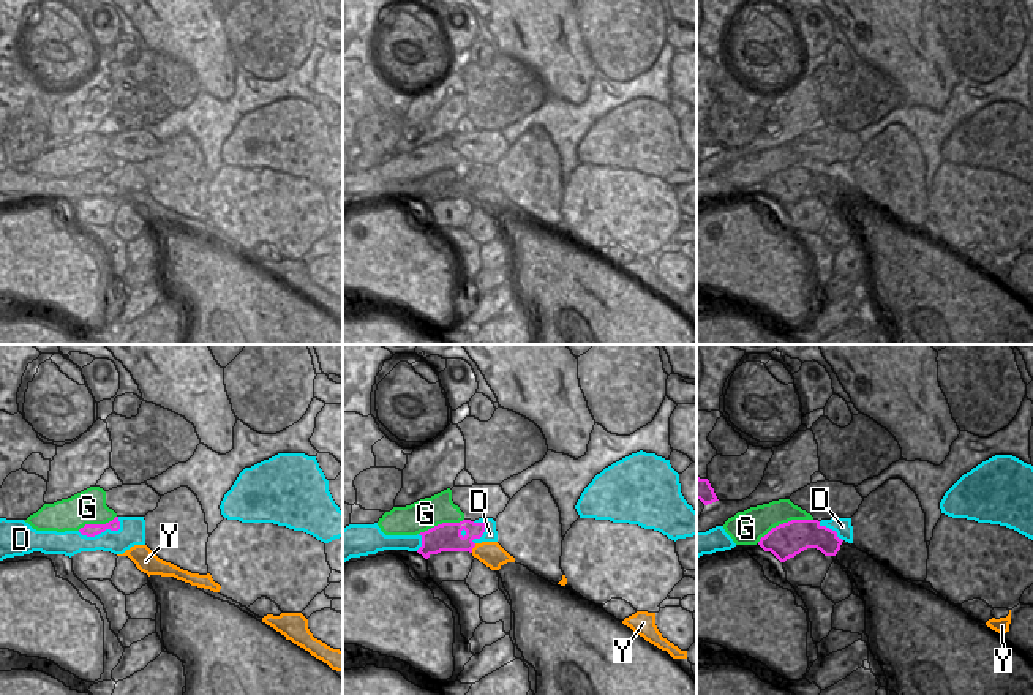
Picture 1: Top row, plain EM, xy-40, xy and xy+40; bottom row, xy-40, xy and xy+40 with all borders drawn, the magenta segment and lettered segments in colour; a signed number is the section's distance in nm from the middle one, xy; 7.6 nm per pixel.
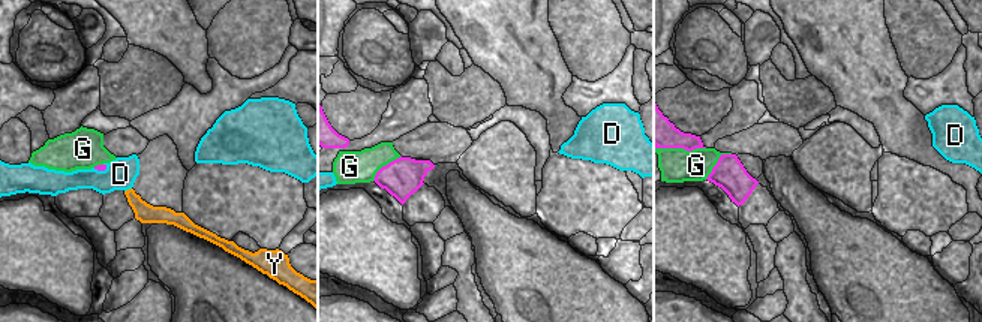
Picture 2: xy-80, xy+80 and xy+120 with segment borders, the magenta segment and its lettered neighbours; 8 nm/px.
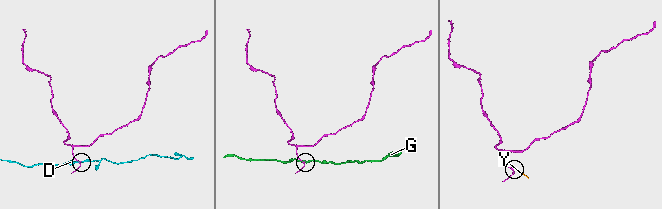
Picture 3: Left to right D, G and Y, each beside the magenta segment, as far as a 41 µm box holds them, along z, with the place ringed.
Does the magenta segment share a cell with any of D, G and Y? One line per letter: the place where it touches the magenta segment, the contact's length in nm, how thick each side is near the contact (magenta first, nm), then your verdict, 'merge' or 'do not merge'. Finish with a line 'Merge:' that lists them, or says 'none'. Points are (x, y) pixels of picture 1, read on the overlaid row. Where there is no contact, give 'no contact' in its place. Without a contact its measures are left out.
D: contact xy-40 (101, 531); length 340 nm; calibres 100 and 200 nm; do not merge
G: contact xy+40 (784, 523); length 460 nm; calibres 260 and 240 nm; do not merge
Y: contact xy (473, 547); length 80 nm; calibres 220 and 190 nm; do not merge
Merge: none

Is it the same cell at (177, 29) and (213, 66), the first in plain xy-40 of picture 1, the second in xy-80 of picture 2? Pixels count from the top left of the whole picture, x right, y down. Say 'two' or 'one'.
two

